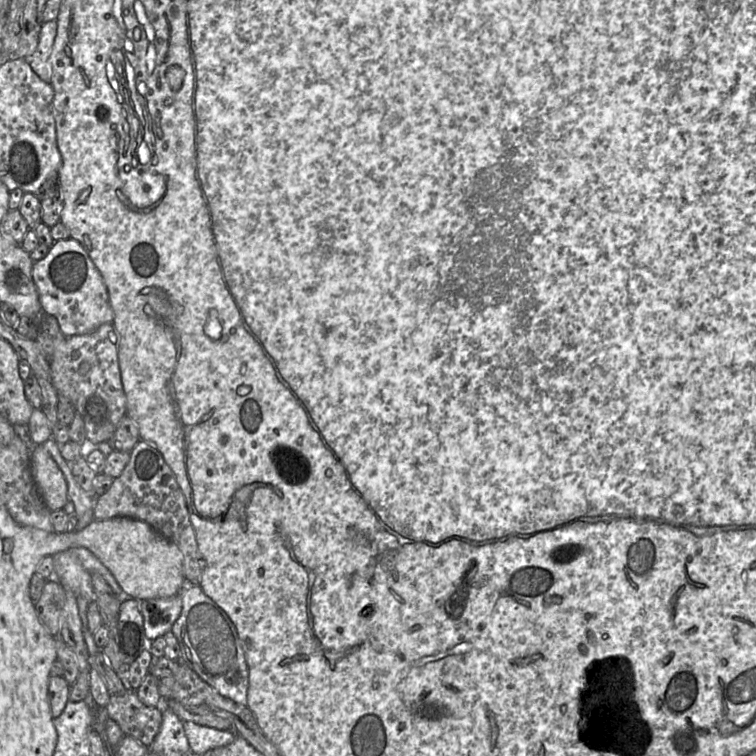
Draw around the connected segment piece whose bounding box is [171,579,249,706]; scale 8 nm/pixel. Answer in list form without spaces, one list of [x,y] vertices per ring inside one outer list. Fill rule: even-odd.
[[[184,583],[182,611],[172,626],[184,662],[221,696],[247,706],[249,669],[234,624],[227,614],[205,594],[200,584]]]

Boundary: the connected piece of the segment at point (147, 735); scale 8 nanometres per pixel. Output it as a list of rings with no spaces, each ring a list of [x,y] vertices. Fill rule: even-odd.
[[[127,689],[123,694],[110,696],[105,709],[125,735],[148,747],[154,742],[162,724],[163,709],[143,704],[135,690]]]

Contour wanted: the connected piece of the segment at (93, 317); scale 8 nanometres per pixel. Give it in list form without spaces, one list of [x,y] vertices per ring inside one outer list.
[[[76,239],[54,241],[46,257],[33,263],[32,278],[39,294],[42,313],[54,316],[66,337],[89,334],[105,323],[114,323],[114,310],[105,281],[87,250]]]

